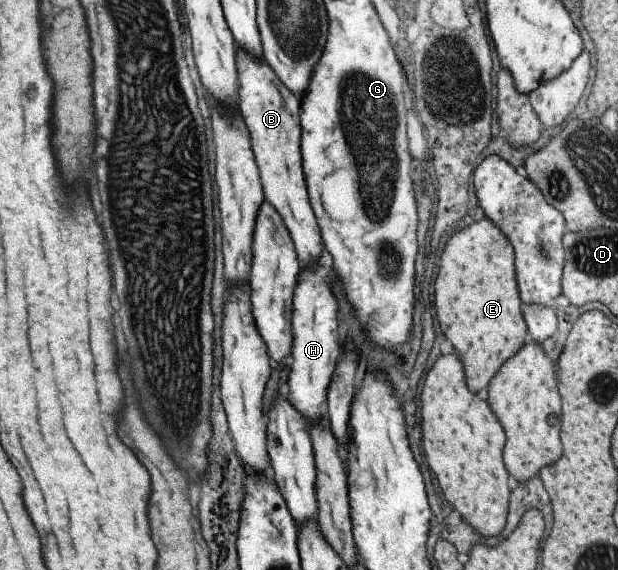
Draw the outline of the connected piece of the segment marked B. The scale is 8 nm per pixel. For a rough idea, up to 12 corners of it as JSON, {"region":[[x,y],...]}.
{"region":[[236,46],[237,109],[263,199],[299,265],[322,241],[301,166],[299,99]]}

